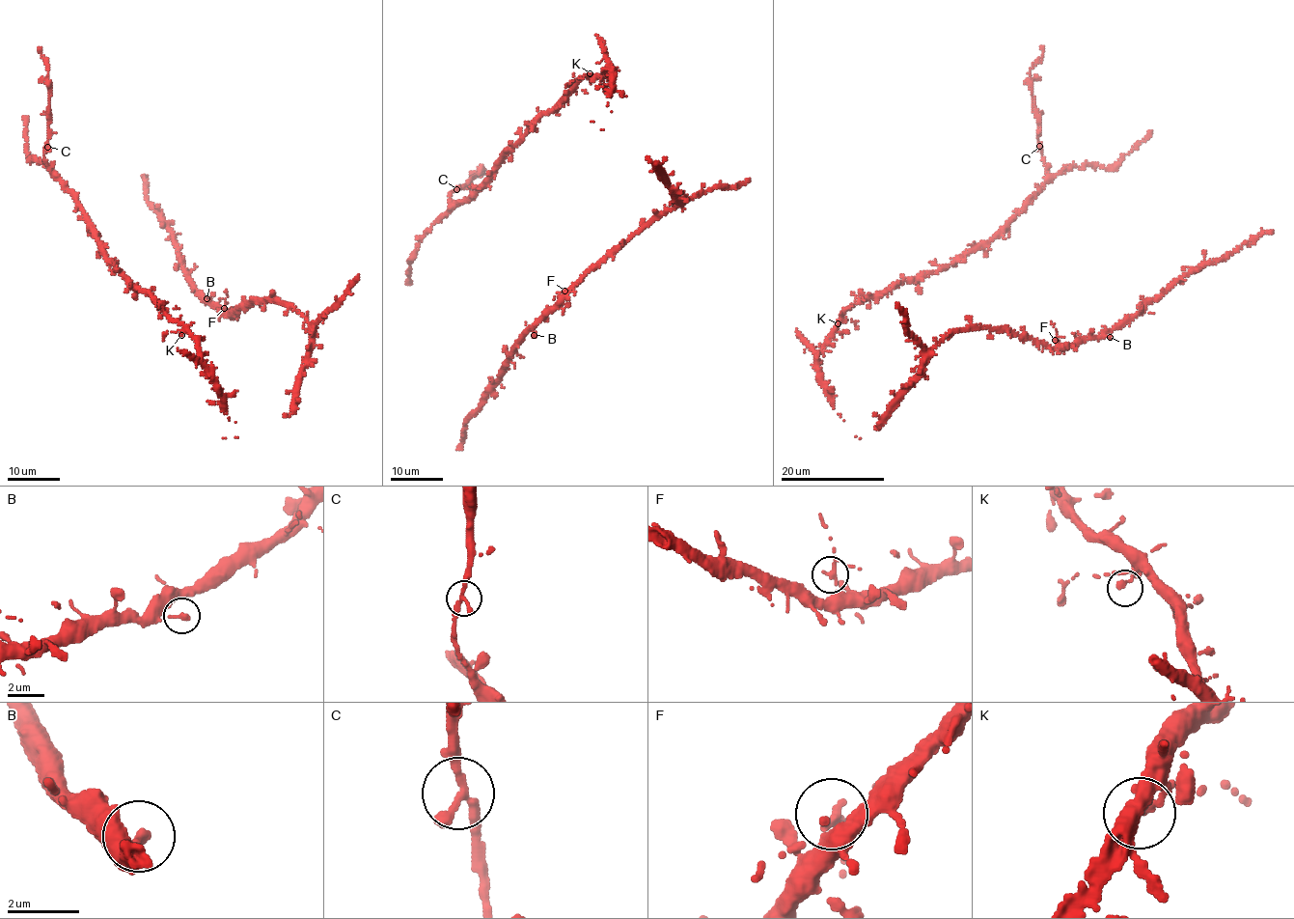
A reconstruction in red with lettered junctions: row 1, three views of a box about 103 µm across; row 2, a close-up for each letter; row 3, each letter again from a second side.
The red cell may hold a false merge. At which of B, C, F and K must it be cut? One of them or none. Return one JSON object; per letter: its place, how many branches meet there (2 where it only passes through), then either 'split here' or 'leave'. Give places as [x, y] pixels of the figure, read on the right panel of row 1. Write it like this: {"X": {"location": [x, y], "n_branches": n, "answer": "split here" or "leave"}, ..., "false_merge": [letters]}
{"B": {"location": [1110, 337], "n_branches": 1, "answer": "leave"}, "C": {"location": [1039, 146], "n_branches": 2, "answer": "leave"}, "F": {"location": [1055, 340], "n_branches": 2, "answer": "leave"}, "K": {"location": [838, 323], "n_branches": 2, "answer": "leave"}, "false_merge": []}

